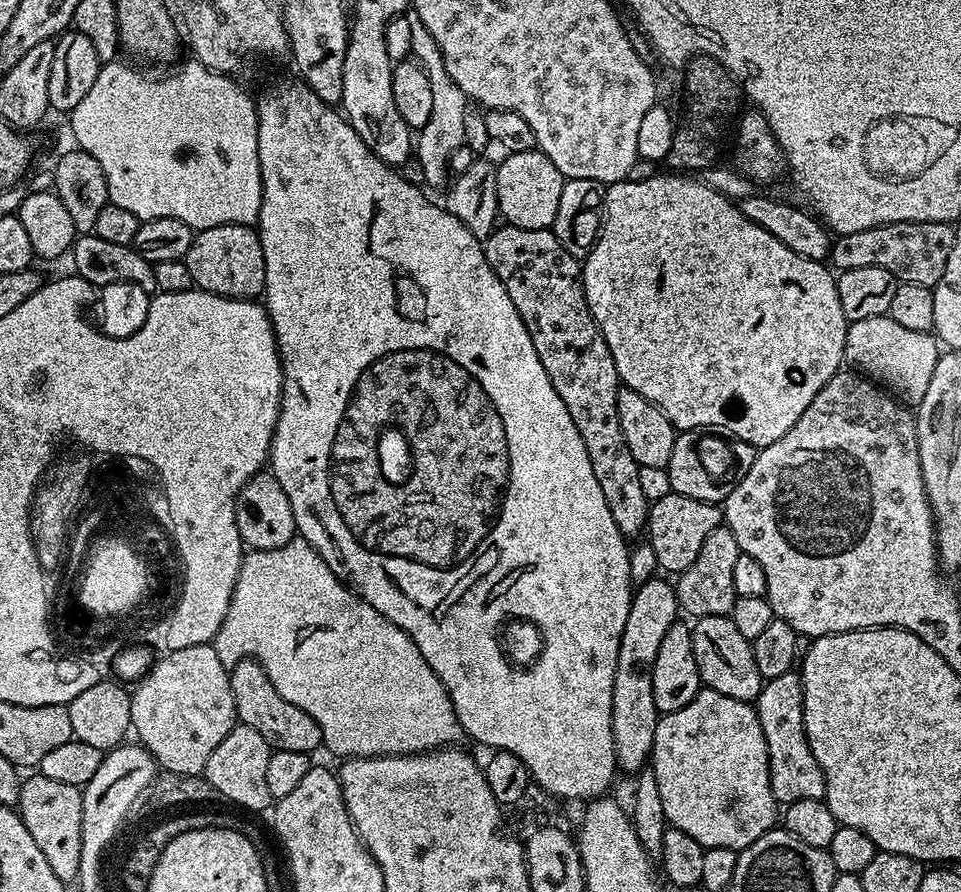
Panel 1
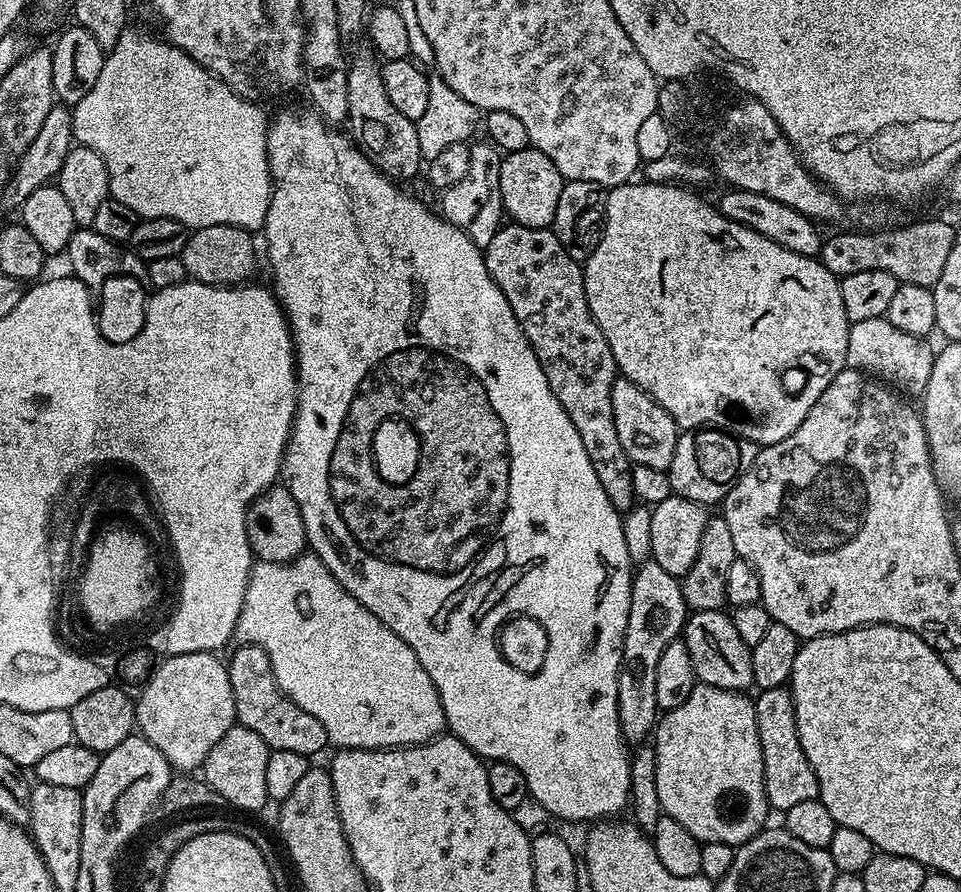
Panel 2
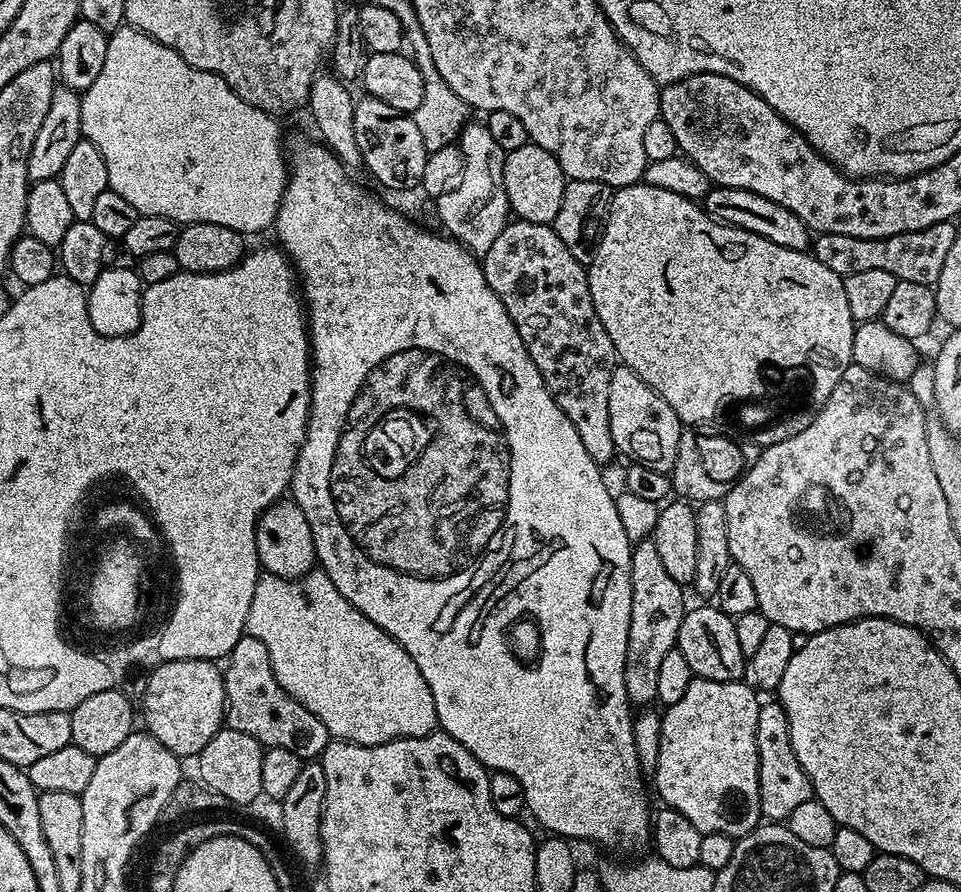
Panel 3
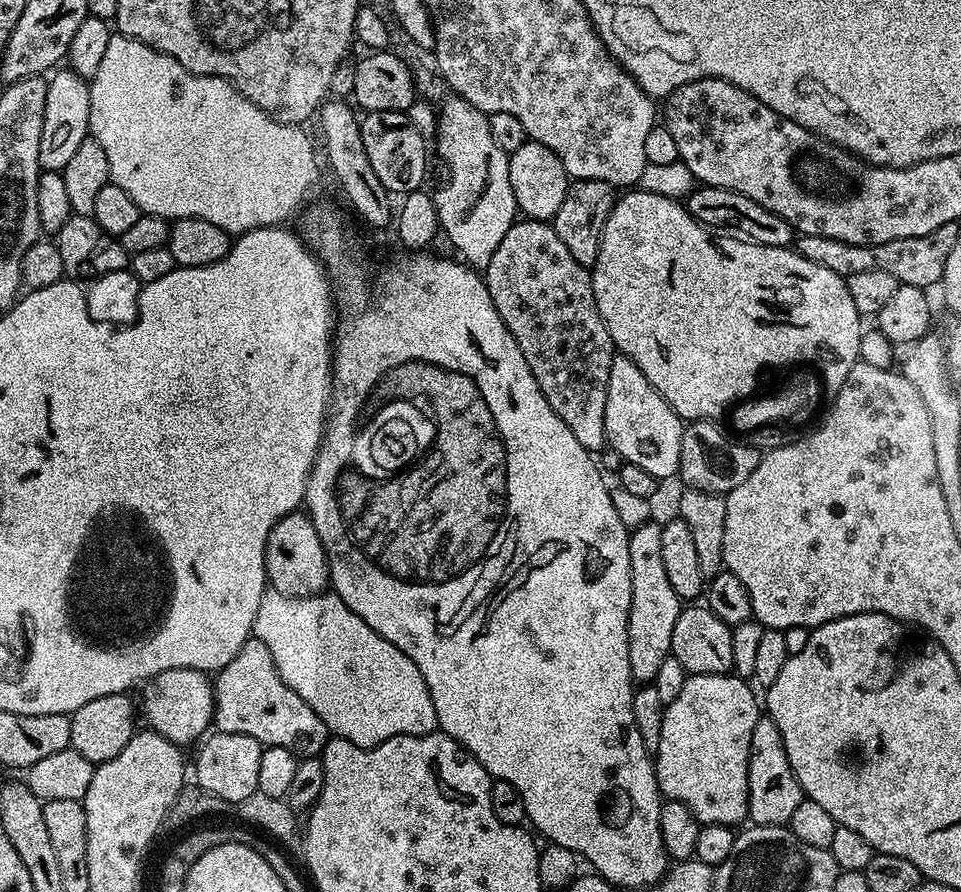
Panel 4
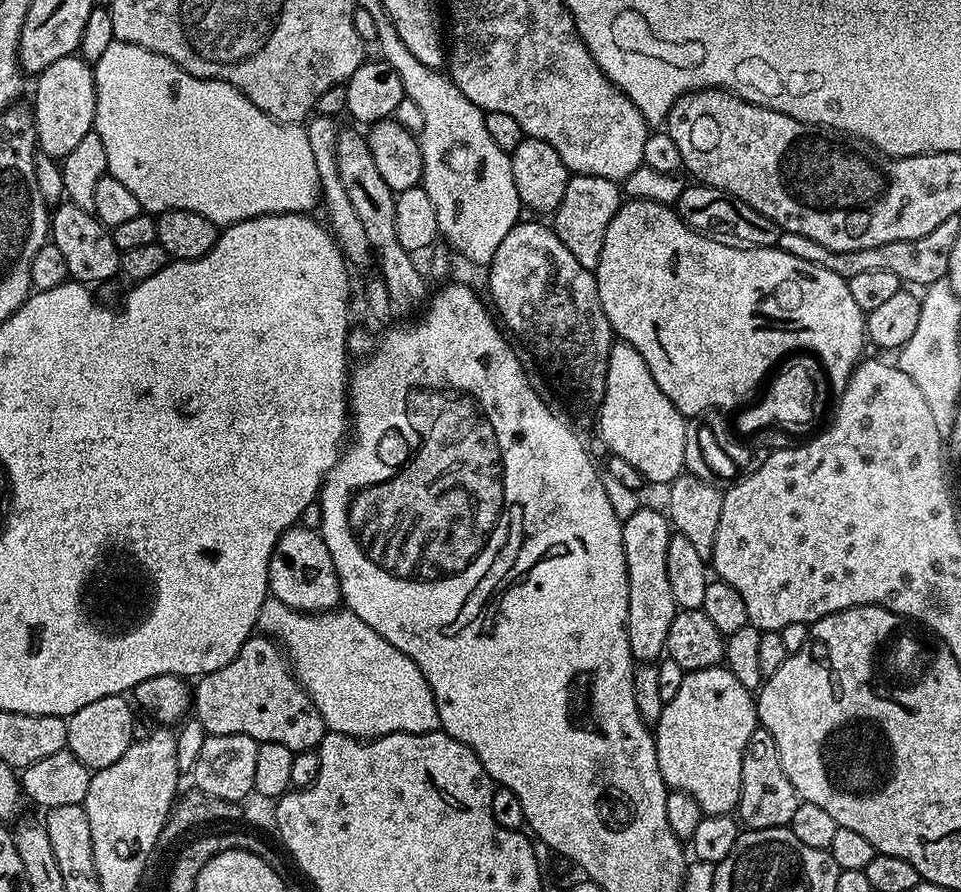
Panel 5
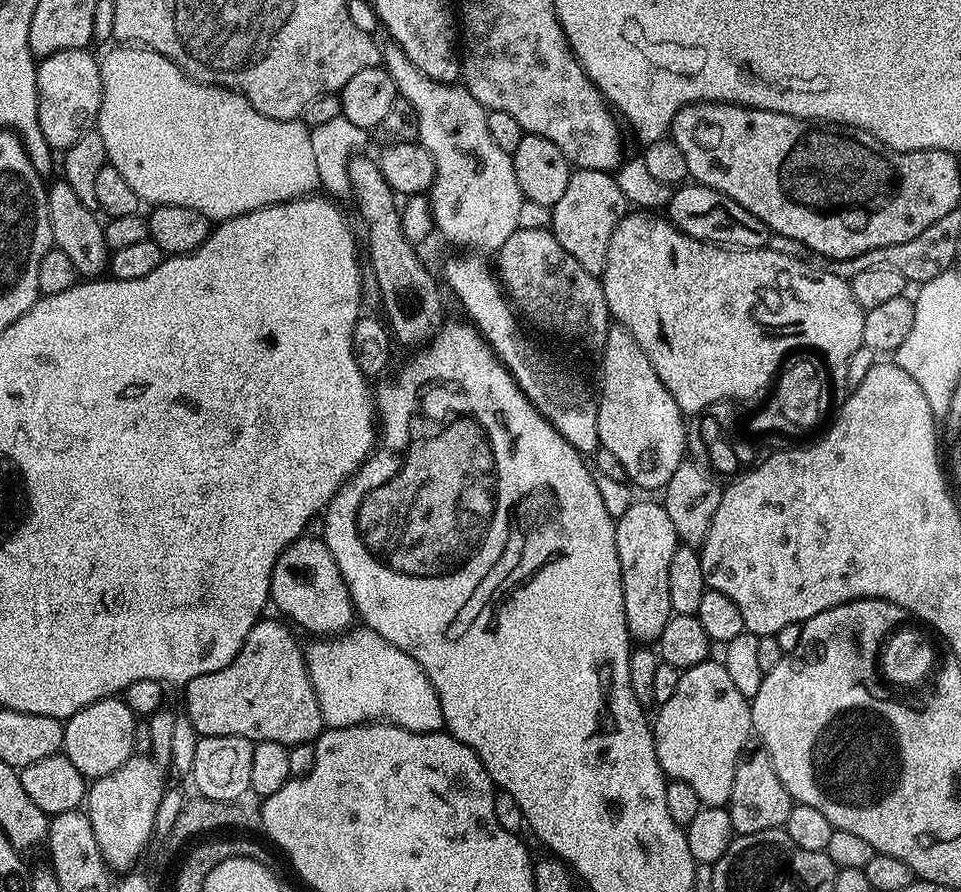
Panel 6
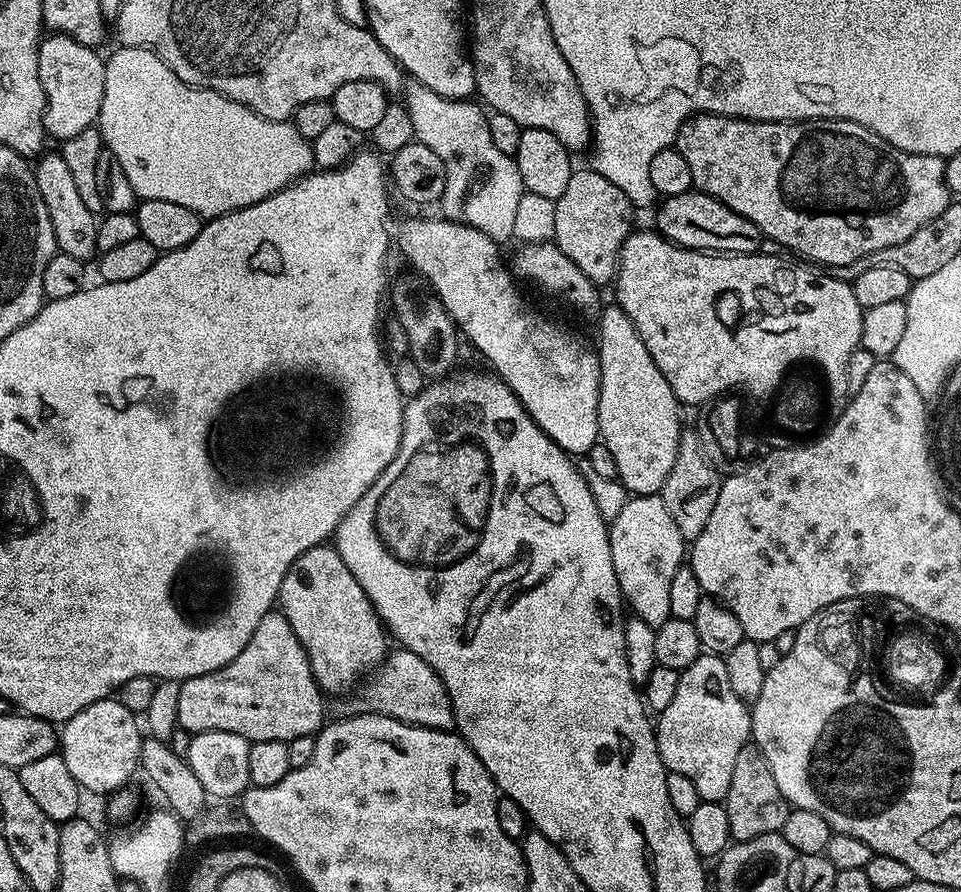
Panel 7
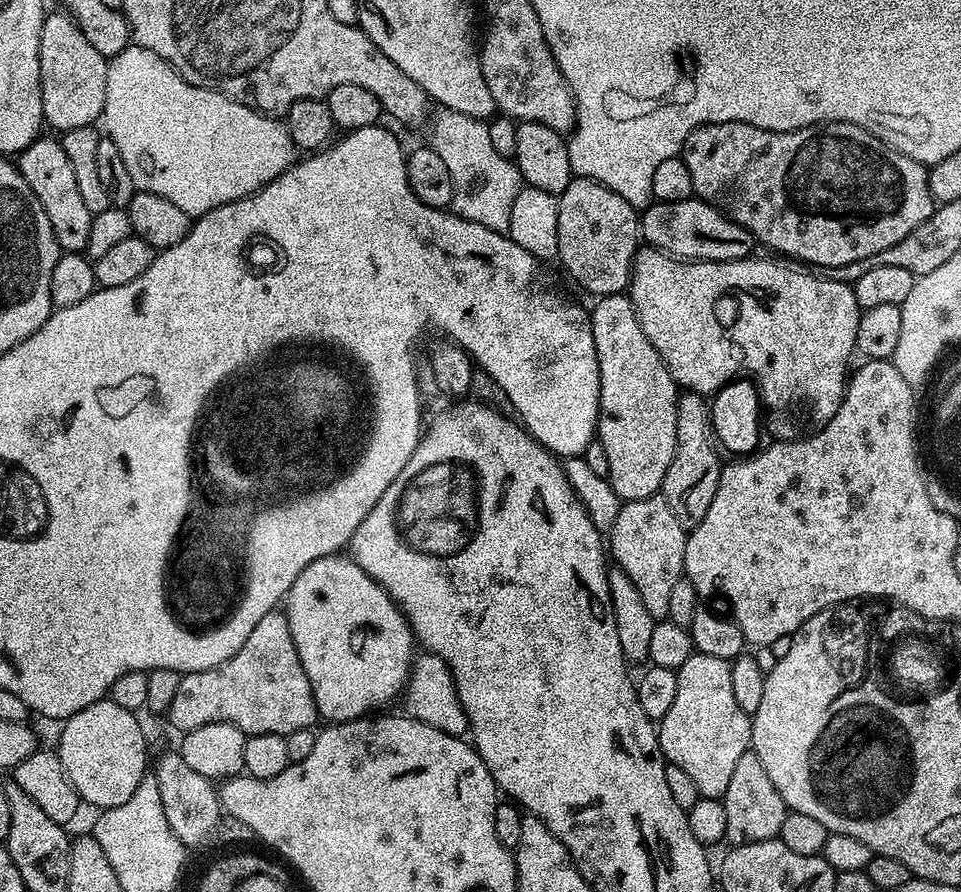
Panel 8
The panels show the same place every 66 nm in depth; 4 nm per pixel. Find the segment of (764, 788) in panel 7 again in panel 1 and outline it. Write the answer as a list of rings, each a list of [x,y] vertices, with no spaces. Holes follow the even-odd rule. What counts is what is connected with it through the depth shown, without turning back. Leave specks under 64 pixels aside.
[[[799,671],[778,674],[778,678],[765,680],[760,693],[756,695],[754,707],[758,714],[758,722],[762,722],[762,734],[766,738],[766,750],[770,762],[770,790],[774,794],[777,805],[787,806],[794,802],[802,802],[806,798],[823,800],[826,782],[818,762],[814,758],[814,750],[810,750],[810,742],[806,738],[804,725],[804,691]]]

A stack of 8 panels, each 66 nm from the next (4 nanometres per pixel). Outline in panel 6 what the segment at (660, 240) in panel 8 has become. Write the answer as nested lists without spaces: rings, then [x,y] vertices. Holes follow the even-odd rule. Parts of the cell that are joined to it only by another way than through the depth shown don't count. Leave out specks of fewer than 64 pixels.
[[[685,182],[673,191],[666,205],[666,216],[679,232],[690,238],[729,248],[762,248],[770,235],[766,222],[750,214],[746,206],[738,206],[738,202],[726,198],[726,194],[695,182]]]

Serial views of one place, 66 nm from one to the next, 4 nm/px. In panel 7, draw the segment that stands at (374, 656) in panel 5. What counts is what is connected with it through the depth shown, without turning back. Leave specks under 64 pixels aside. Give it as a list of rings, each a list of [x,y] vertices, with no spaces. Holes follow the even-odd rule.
[[[401,647],[389,651],[384,663],[359,685],[352,698],[353,713],[380,712],[383,716],[393,716],[395,720],[407,724],[437,728],[443,732],[449,731],[456,723],[442,678],[438,678],[438,674],[434,674],[434,670],[430,670],[418,654]]]

